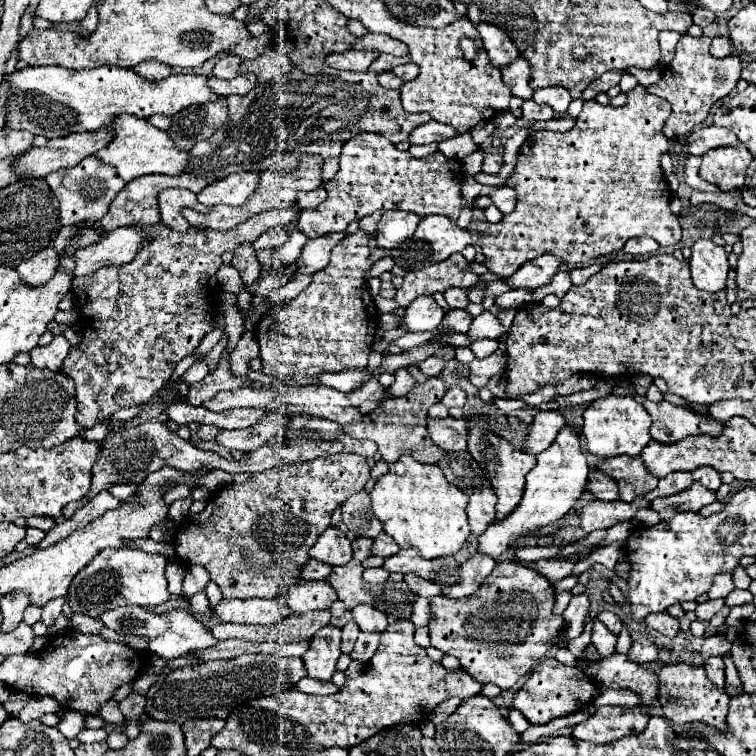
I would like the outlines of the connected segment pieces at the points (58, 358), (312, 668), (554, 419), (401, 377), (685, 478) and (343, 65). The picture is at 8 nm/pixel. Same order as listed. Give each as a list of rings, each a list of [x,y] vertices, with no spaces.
[[[53,336],[53,342],[47,346],[37,346],[29,352],[31,364],[37,368],[49,368],[49,370],[59,370],[63,360],[69,354],[69,342],[65,336]]]
[[[327,624],[311,638],[311,648],[303,656],[305,668],[311,678],[329,682],[335,674],[337,658],[341,656],[341,630],[339,626]]]
[[[545,410],[545,412],[535,414],[533,426],[531,426],[527,440],[525,440],[525,452],[533,454],[533,456],[543,452],[545,448],[549,448],[555,442],[555,436],[565,426],[567,426],[567,418],[563,412]]]
[[[399,370],[399,374],[395,376],[395,382],[389,388],[385,388],[385,392],[389,392],[389,396],[405,396],[413,386],[415,386],[415,380],[409,376],[409,372]]]
[[[671,472],[671,476],[665,476],[663,480],[659,480],[659,484],[647,492],[647,496],[643,496],[645,500],[655,500],[659,496],[671,496],[671,494],[677,494],[685,488],[689,488],[693,482],[693,476],[691,472]]]
[[[347,50],[341,54],[329,54],[327,64],[337,70],[353,70],[353,72],[365,72],[377,58],[377,52],[371,50]]]

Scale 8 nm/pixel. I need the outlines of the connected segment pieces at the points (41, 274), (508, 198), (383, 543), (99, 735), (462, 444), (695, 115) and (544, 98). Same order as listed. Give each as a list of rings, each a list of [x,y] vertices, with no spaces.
[[[47,246],[43,248],[43,252],[37,252],[37,256],[33,256],[31,260],[21,262],[15,270],[27,286],[35,288],[39,284],[45,284],[55,274],[57,264],[59,264],[59,254],[53,250],[53,246]]]
[[[511,186],[495,188],[495,190],[491,190],[489,196],[493,198],[493,204],[495,204],[503,214],[515,210],[515,190],[513,190]]]
[[[381,532],[375,542],[373,542],[373,556],[381,556],[381,558],[389,558],[393,554],[399,552],[399,546],[395,544],[395,540],[391,540],[391,536],[387,536],[385,532]]]
[[[85,728],[77,738],[79,738],[79,742],[99,742],[99,740],[107,740],[107,730],[105,728],[99,728],[99,730]]]
[[[443,418],[443,420],[427,420],[427,428],[431,432],[431,440],[443,448],[445,452],[467,450],[467,422],[463,418]]]
[[[681,36],[671,66],[663,70],[663,78],[657,84],[647,88],[651,94],[663,96],[671,102],[673,114],[669,116],[663,128],[663,134],[671,140],[671,144],[675,144],[681,136],[687,136],[695,126],[699,126],[707,118],[711,106],[723,96],[727,96],[741,78],[741,56],[733,54],[723,60],[717,60],[709,54],[709,44],[711,40],[707,36]]]
[[[551,86],[551,88],[541,88],[533,94],[533,100],[539,102],[539,104],[549,104],[557,114],[565,114],[567,108],[569,108],[569,102],[571,102],[571,96],[569,92],[565,92],[565,88],[559,88],[559,86]]]

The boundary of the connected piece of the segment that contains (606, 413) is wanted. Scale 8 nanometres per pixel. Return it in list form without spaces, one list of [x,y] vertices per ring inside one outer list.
[[[611,394],[607,398],[595,400],[585,408],[583,420],[585,420],[583,434],[587,440],[587,452],[591,456],[595,456],[597,460],[605,460],[605,458],[619,456],[619,454],[639,456],[639,452],[643,452],[643,448],[651,442],[651,434],[649,434],[651,416],[633,398],[623,398],[623,396]]]

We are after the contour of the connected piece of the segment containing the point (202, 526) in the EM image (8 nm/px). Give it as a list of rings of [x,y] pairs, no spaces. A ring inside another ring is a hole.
[[[333,454],[303,464],[285,464],[255,474],[243,484],[227,484],[219,488],[203,512],[191,514],[179,532],[179,560],[185,566],[203,566],[211,580],[221,588],[223,598],[275,598],[279,588],[299,584],[301,568],[309,560],[309,548],[321,532],[331,526],[333,510],[355,492],[361,492],[369,480],[369,466],[359,454]]]

